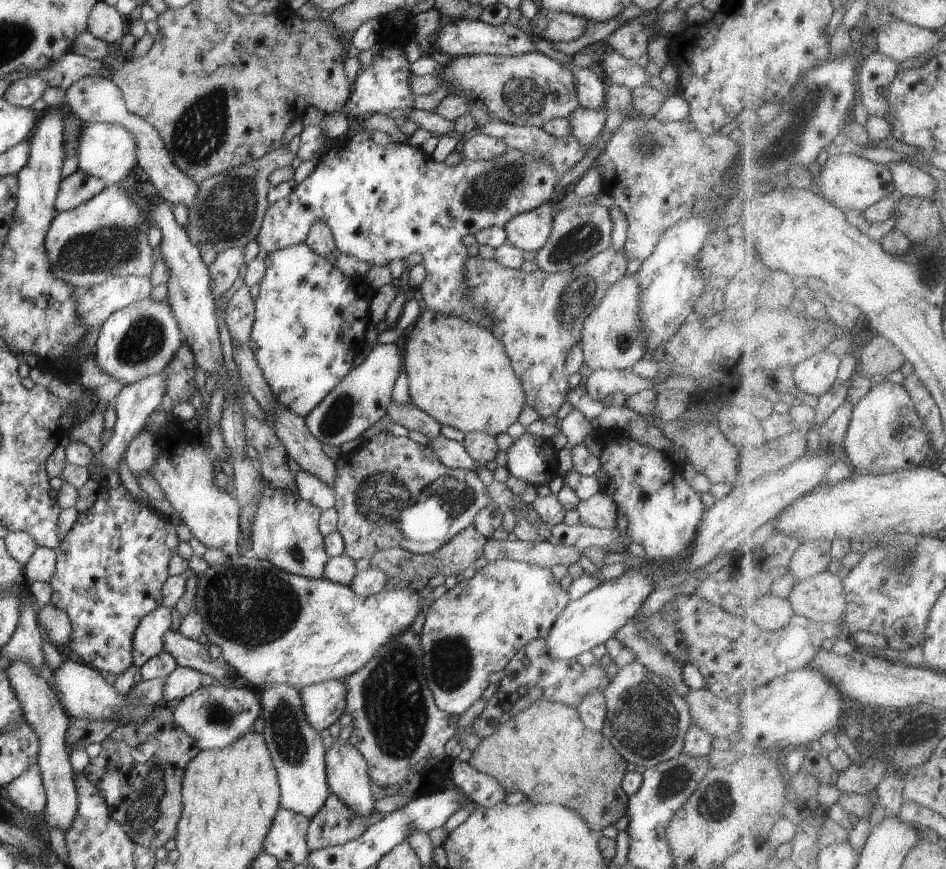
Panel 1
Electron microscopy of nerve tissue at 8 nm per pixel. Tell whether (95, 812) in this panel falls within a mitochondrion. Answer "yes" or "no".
no

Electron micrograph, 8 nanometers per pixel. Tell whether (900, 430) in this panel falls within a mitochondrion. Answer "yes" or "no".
no

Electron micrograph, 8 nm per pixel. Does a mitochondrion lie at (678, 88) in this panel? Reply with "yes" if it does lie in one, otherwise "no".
no

